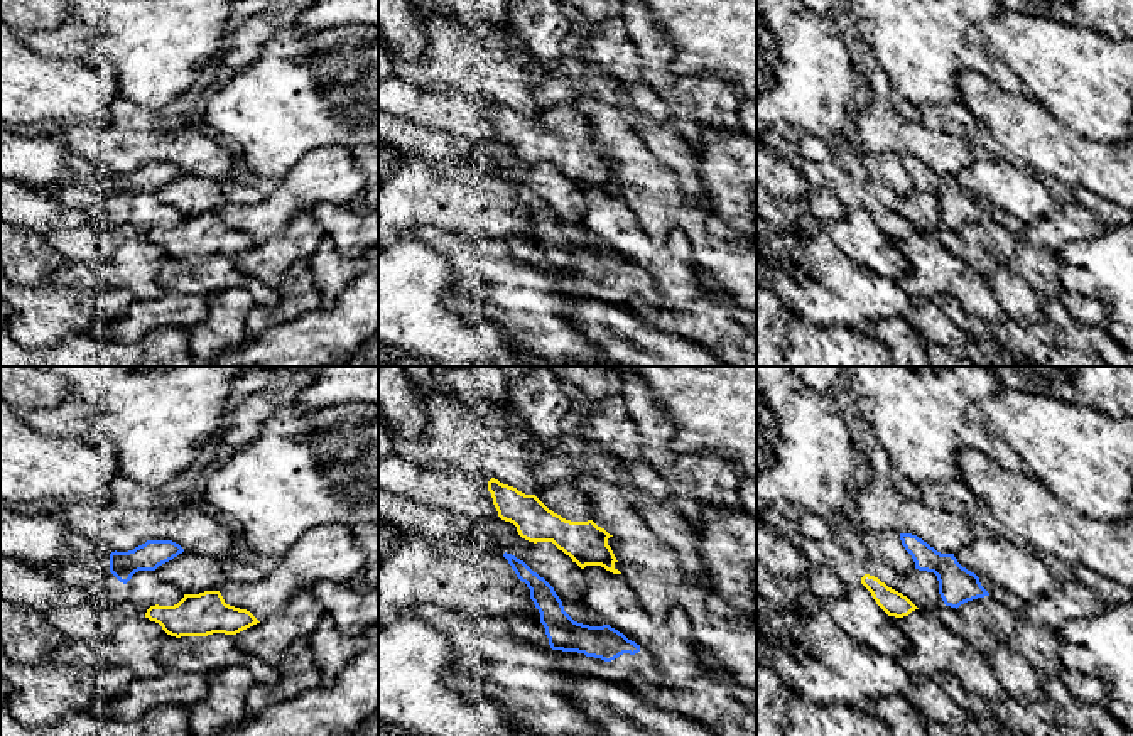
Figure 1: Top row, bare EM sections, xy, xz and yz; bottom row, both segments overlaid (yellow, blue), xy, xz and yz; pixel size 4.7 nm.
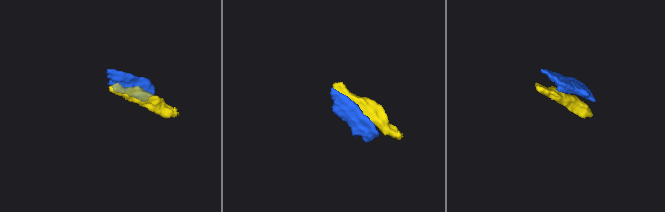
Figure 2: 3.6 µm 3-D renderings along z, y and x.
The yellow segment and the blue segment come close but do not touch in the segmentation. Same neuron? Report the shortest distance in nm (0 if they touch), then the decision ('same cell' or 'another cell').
100 nm | another cell

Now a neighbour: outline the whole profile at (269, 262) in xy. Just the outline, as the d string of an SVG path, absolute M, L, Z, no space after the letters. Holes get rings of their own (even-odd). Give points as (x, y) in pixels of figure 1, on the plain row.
M299 213L274 236L236 255L235 263L243 275L279 289L289 267L295 260L309 262L323 236L324 230L314 216Z

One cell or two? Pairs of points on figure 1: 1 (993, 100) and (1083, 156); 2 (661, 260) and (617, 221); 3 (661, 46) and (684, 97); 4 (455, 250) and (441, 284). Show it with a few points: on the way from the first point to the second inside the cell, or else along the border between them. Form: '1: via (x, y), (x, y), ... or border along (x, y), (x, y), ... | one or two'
1: via (1015, 120), (1046, 146), (1061, 152) | one
2: via (650, 254), (627, 230) | one
3: via (661, 58), (661, 73), (672, 85) | one
4: border along (417, 240), (433, 247), (449, 264), (461, 291) | two

